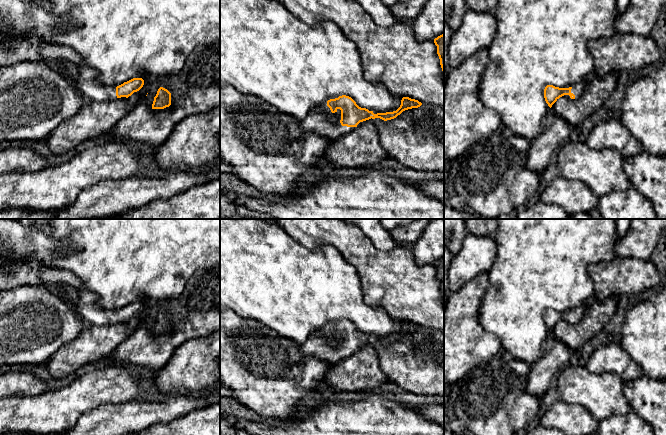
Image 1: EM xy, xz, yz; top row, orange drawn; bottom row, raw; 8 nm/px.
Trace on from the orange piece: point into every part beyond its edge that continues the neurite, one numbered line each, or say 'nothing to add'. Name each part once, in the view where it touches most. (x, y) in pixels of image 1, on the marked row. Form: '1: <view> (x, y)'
1: yz (578, 88)

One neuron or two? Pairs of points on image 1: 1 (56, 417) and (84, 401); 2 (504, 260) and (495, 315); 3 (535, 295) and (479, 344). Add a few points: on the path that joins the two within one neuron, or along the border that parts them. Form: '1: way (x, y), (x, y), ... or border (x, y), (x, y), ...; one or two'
1: way (63, 410), (72, 401), (77, 401); one
2: way (504, 274), (504, 301); one
3: border (479, 312), (479, 323), (499, 339), (502, 351); two

